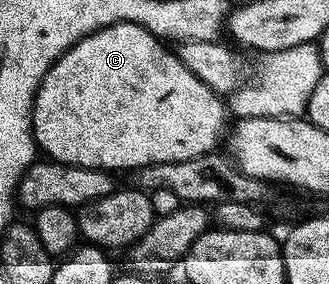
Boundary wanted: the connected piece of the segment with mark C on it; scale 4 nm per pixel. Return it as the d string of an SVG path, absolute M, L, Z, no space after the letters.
M113 24L102 28L98 32L85 36L80 42L76 42L64 55L50 67L44 74L44 78L38 87L38 93L34 95L34 109L32 110L32 130L34 131L34 143L37 151L47 160L55 160L58 164L71 164L72 166L84 166L85 168L131 168L137 170L149 164L163 164L164 162L184 162L188 158L205 156L213 153L218 144L218 139L223 139L228 128L226 116L228 108L223 97L212 91L173 51L169 52L167 45L158 37L153 36L144 26L139 24Z

